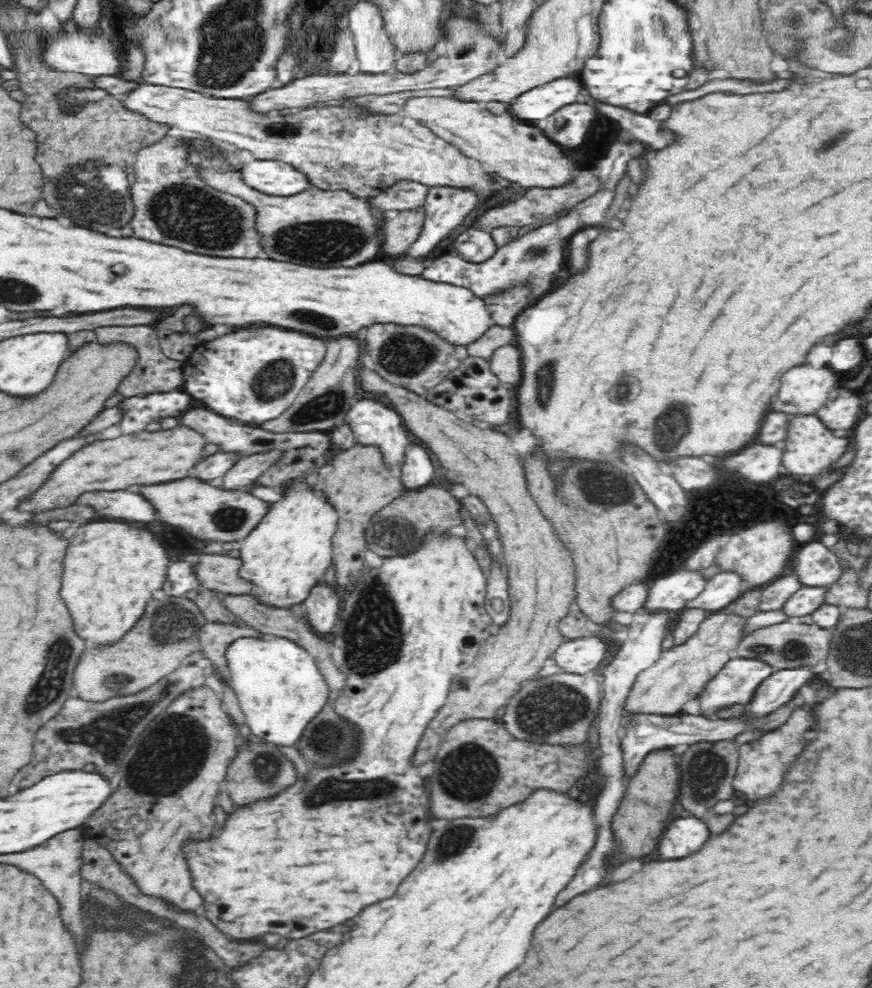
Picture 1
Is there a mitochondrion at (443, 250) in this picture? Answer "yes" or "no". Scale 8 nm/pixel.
no

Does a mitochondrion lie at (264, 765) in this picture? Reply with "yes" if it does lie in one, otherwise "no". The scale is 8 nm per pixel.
yes

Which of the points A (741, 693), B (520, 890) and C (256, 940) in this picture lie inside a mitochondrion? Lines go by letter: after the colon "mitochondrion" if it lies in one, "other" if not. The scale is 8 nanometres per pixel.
A: mitochondrion
B: other
C: other

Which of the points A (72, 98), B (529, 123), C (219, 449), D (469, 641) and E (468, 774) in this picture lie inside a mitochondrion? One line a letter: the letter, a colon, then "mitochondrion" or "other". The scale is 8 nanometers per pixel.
A: mitochondrion
B: other
C: other
D: other
E: mitochondrion

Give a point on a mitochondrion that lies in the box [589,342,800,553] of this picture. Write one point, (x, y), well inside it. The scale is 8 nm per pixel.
(662, 446)

